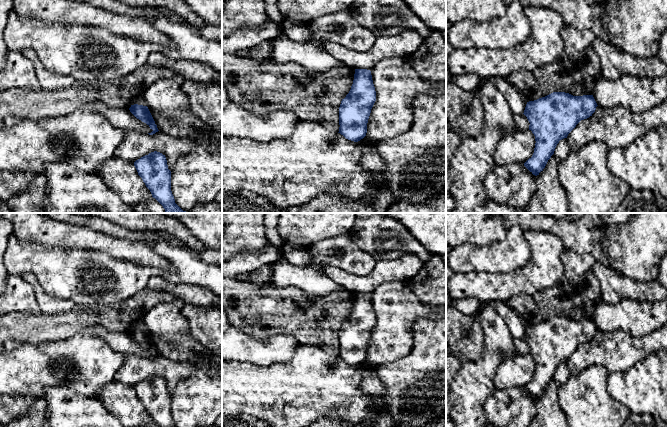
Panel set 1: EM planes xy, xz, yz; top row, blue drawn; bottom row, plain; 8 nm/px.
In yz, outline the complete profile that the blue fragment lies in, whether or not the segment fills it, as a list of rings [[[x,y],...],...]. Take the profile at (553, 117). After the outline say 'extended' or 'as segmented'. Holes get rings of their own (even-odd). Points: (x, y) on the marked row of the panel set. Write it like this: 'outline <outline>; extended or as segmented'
outline [[[553,92],[526,104],[524,115],[535,136],[535,148],[524,166],[535,176],[545,168],[560,140],[567,138],[576,125],[595,112],[593,95],[573,96]]]; as segmented

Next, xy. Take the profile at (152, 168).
outline [[[154,151],[134,162],[138,175],[146,187],[165,209],[166,213],[188,213],[176,203],[171,191],[171,171],[165,155]]]; as segmented

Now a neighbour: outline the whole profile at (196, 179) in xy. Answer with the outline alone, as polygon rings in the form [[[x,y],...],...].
[[[178,75],[160,78],[145,90],[143,96],[159,131],[194,142],[193,150],[182,156],[171,172],[171,191],[175,203],[189,213],[197,204],[214,201],[222,190],[222,133],[209,128],[192,113],[188,96],[181,88],[184,80]]]

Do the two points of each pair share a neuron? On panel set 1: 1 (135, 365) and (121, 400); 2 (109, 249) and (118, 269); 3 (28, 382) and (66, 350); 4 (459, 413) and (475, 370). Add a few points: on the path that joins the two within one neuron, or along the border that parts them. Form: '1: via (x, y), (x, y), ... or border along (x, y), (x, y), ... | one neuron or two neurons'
1: border along (114, 379), (133, 387) | two neurons
2: border along (89, 250), (101, 251), (134, 263) | two neurons
3: via (34, 372), (49, 357), (56, 357) | one neuron
4: via (467, 402), (468, 391), (474, 381) | one neuron

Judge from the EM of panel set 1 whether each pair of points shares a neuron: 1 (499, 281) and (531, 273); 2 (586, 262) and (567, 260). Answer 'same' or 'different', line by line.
1: same
2: same

